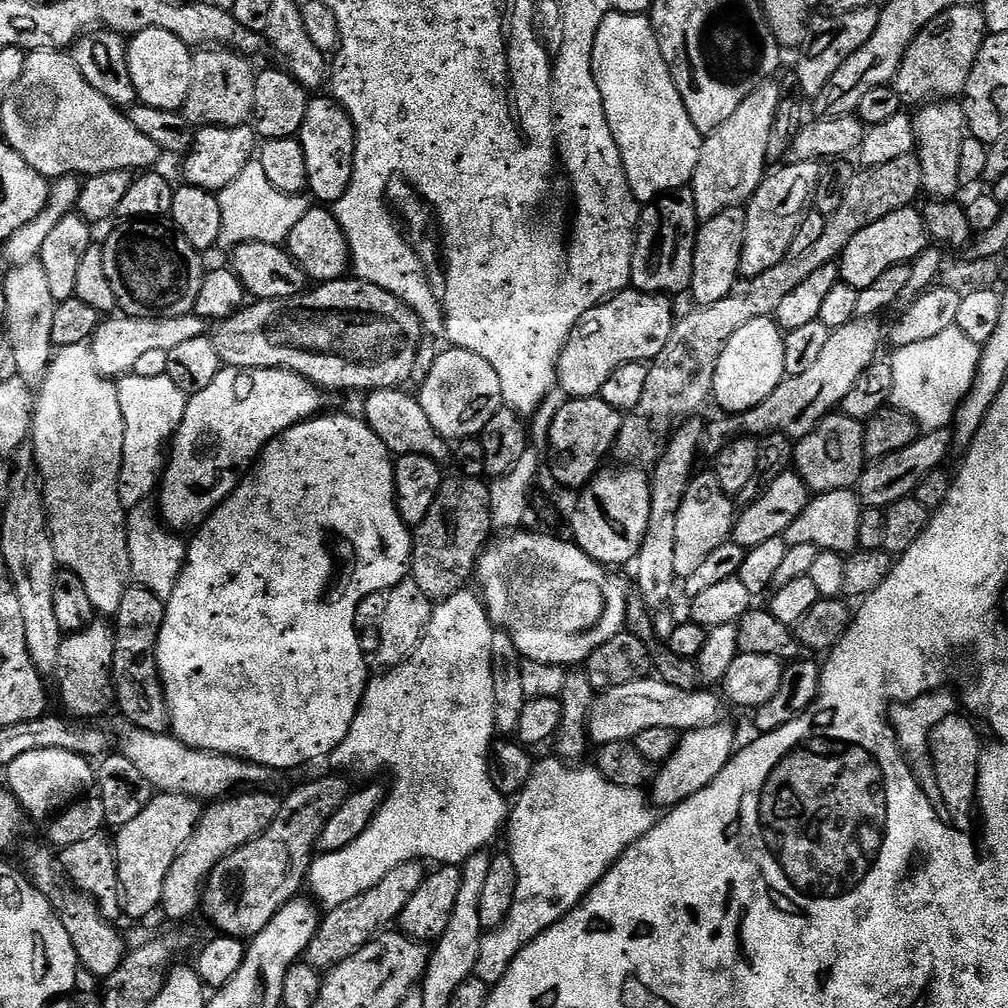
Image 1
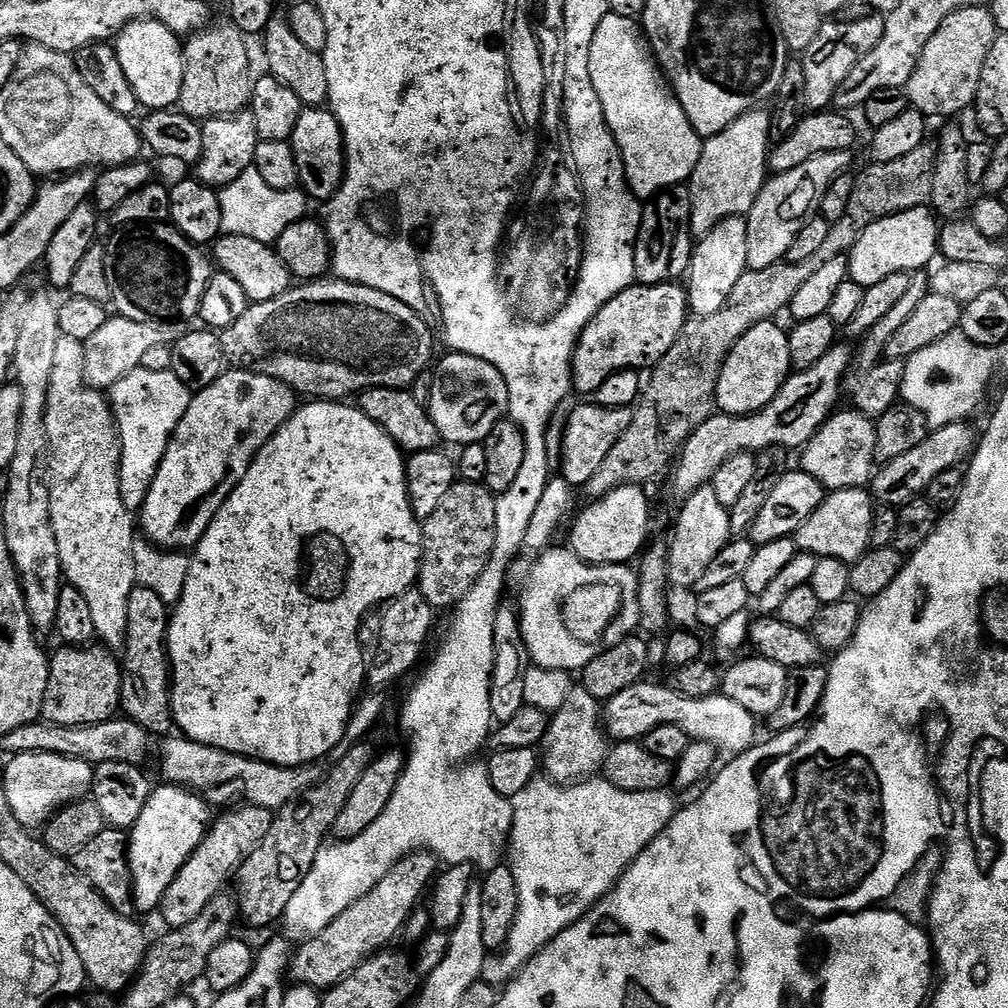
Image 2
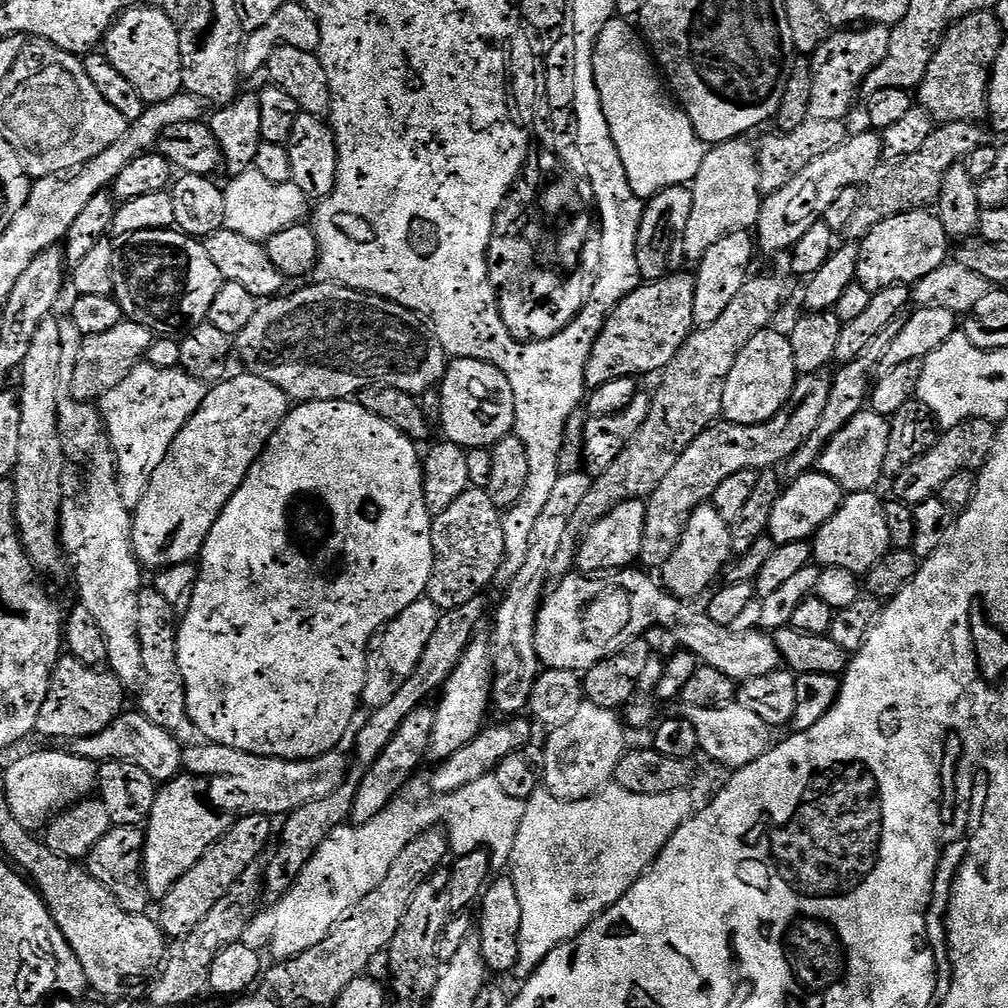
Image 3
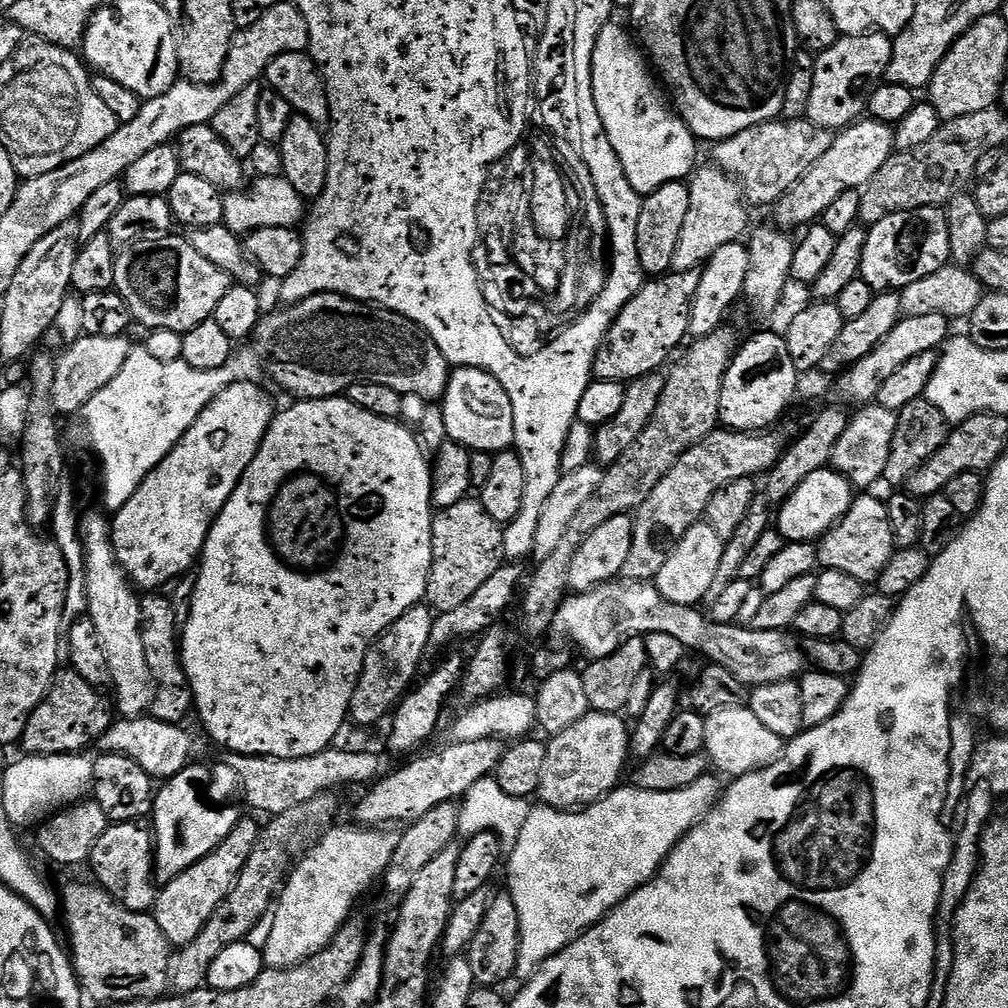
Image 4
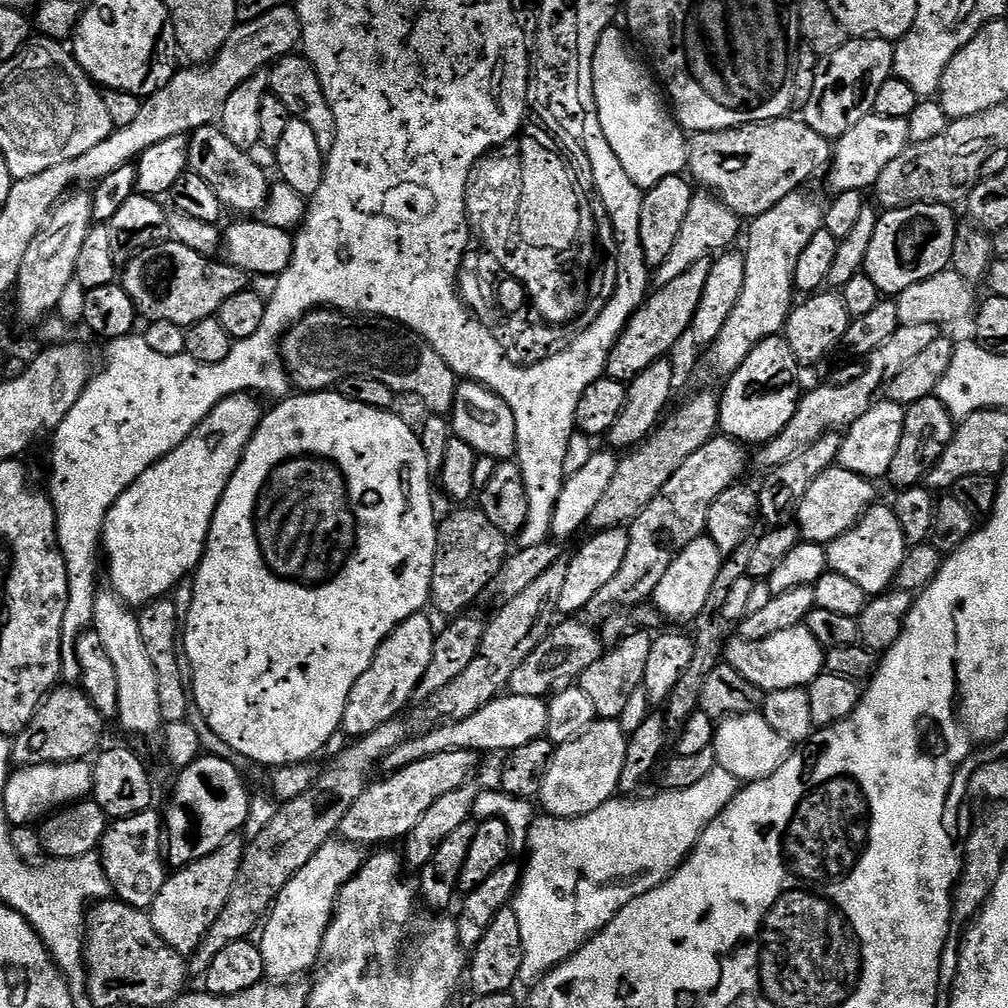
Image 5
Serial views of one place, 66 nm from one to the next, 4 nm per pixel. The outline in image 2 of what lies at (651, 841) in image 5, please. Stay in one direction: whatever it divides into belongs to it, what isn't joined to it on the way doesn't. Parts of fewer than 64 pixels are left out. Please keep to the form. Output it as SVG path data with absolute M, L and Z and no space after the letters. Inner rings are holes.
M537 778L530 782L530 786L526 786L526 790L522 790L522 794L511 797L512 802L512 830L510 833L510 867L514 874L514 882L518 886L518 914L514 918L514 924L508 935L507 945L495 954L489 955L484 964L482 975L483 983L493 986L507 985L508 981L514 977L539 953L550 941L557 936L562 930L569 928L571 924L582 919L588 909L592 907L596 901L603 899L611 888L620 880L620 876L626 871L633 862L638 858L638 854L642 854L644 848L648 848L652 839L657 834L664 831L672 821L673 816L678 811L678 804L675 804L670 797L667 796L667 791L661 790L658 792L627 792L626 790L618 790L618 786L614 786L610 781L603 778L589 778L581 780L579 784L553 784L547 778Z

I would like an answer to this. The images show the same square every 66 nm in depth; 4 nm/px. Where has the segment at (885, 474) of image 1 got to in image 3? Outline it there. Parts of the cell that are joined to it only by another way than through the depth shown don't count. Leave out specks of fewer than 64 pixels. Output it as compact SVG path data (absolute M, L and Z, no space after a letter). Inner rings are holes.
M966 420L958 426L947 429L932 448L916 456L914 462L910 462L895 473L897 476L892 484L891 495L909 506L924 503L935 497L942 484L954 474L979 469L992 448L993 435L994 424L991 420Z

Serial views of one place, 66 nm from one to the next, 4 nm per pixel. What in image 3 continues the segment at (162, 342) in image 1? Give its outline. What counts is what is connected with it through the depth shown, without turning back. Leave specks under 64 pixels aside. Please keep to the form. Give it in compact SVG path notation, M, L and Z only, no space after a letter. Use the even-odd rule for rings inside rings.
M127 318L114 326L114 330L106 330L106 334L83 337L84 345L76 356L76 369L72 372L71 399L76 402L92 402L103 397L105 392L114 390L114 386L118 386L118 382L130 375L132 369L147 357L153 339L153 329Z

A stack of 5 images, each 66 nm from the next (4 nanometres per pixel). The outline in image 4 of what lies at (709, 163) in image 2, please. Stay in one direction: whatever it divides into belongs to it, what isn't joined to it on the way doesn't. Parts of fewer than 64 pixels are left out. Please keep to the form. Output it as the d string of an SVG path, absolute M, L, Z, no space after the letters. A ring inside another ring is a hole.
M700 166L693 171L687 186L690 190L690 210L686 210L686 222L682 222L682 234L678 234L673 272L703 269L708 260L722 250L722 246L737 243L741 239L740 235L749 231L749 205L740 191L740 185L728 173L715 166Z

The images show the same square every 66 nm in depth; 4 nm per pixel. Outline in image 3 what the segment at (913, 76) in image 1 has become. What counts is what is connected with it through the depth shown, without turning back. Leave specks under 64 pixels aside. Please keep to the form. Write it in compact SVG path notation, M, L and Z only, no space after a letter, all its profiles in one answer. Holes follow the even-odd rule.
M985 10L960 17L940 37L926 66L924 77L918 85L919 107L926 109L933 121L940 124L953 124L959 120L968 122L976 118L972 116L983 113L992 63L1005 40L1005 29L1001 28L995 11Z

